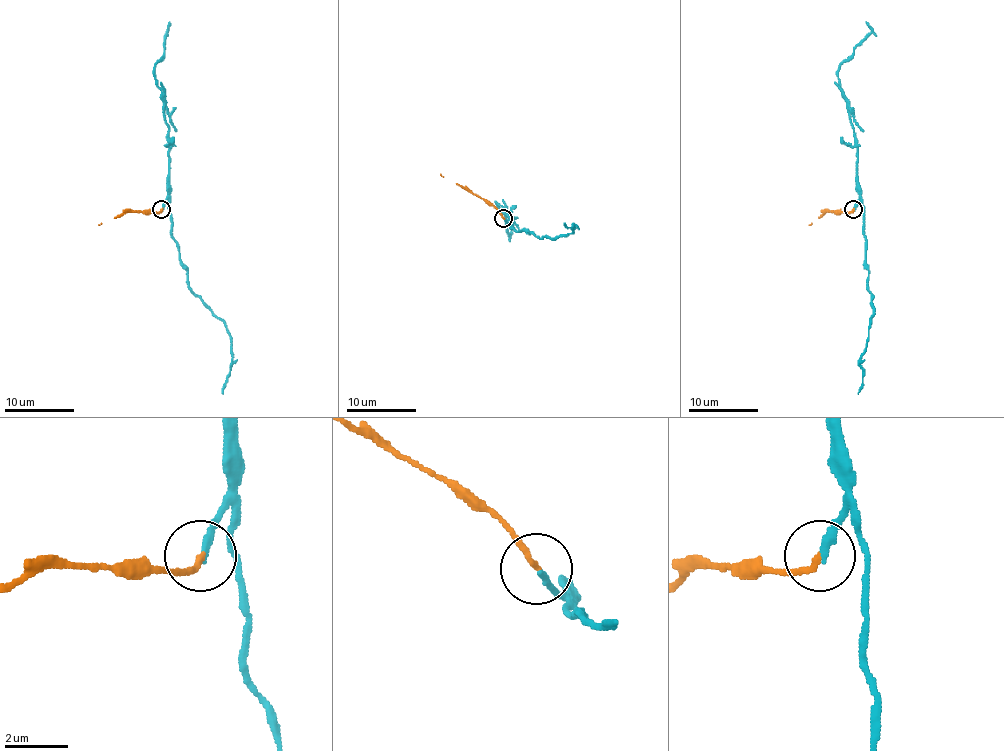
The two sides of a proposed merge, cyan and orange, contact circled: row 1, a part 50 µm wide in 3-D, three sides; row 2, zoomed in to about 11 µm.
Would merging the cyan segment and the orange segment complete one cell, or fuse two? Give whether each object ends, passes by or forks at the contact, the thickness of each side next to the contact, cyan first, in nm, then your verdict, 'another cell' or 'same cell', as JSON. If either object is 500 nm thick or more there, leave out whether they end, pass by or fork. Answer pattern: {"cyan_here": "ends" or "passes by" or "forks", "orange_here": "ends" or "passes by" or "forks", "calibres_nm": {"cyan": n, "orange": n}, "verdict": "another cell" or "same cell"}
{"cyan_here": "ends", "orange_here": "ends", "calibres_nm": {"cyan": 220, "orange": 180}, "verdict": "another cell"}

